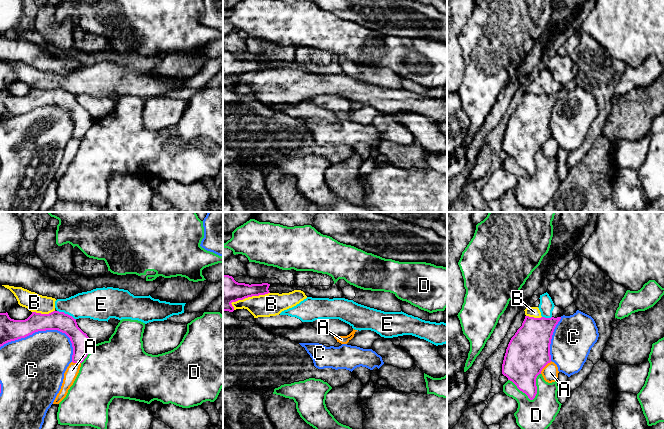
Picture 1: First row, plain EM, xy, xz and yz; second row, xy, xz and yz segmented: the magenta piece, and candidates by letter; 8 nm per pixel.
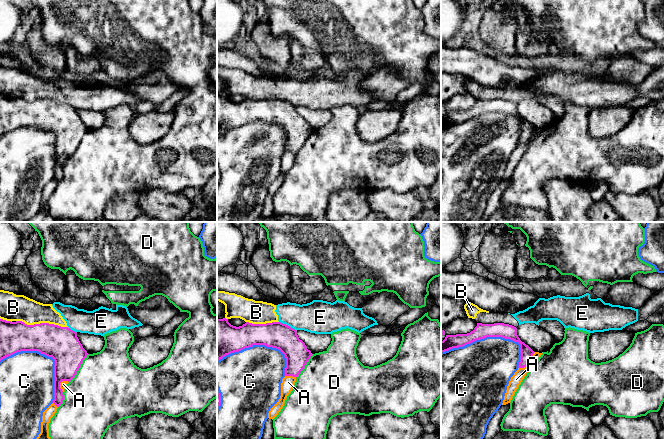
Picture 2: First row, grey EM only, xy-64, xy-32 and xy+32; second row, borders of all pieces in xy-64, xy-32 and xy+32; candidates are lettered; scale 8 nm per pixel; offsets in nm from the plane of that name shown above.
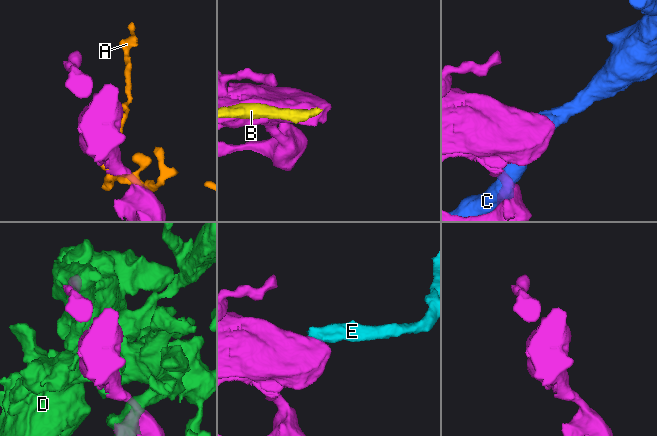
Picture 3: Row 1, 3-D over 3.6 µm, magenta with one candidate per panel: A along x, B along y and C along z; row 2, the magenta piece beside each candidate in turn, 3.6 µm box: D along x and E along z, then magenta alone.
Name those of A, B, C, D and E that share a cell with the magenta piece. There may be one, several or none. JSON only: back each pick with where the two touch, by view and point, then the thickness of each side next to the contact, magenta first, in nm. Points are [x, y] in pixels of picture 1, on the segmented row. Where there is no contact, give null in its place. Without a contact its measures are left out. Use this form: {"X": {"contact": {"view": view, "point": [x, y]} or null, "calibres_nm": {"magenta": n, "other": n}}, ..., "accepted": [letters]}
{"accepted": []}

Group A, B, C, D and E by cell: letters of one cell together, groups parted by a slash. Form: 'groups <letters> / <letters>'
groups A / B E / C / D

